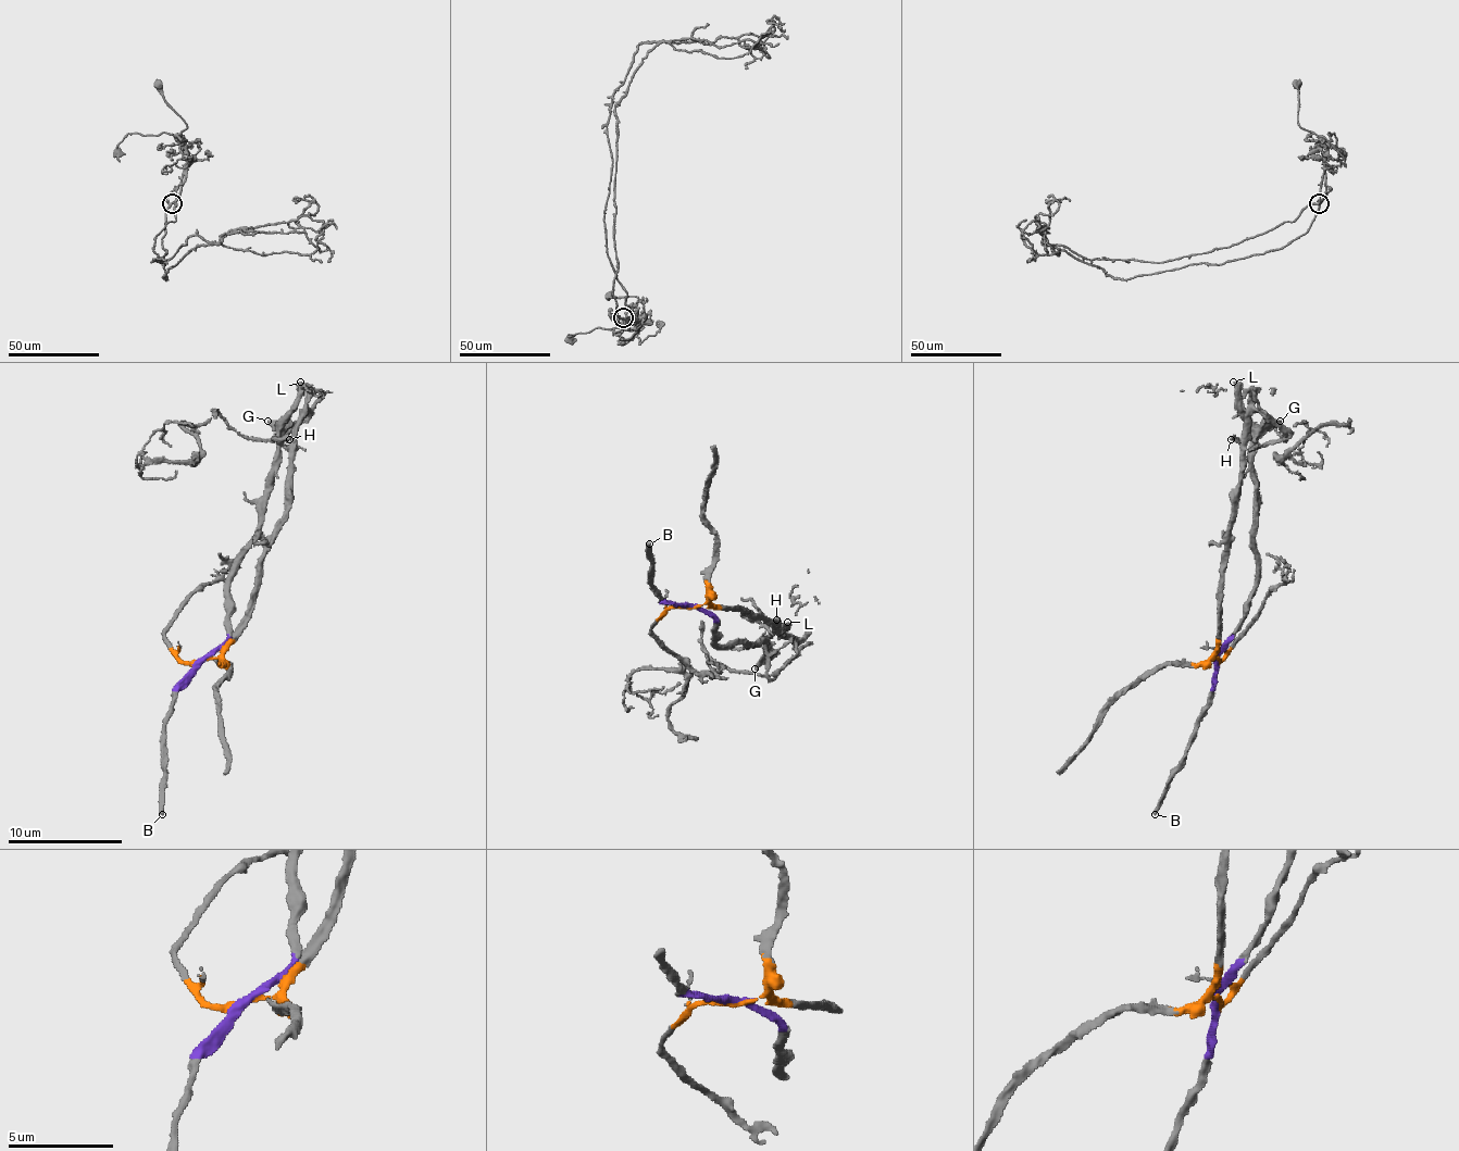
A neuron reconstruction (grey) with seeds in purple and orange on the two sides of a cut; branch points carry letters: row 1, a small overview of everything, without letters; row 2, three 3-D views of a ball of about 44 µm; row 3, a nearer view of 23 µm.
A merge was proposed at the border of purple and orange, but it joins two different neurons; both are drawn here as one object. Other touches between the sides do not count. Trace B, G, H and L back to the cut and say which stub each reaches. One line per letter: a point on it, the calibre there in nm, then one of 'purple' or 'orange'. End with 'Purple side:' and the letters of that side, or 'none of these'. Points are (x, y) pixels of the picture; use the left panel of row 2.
B: place (162, 814); calibre 280 nm; purple
G: place (267, 421); calibre 300 nm; purple
H: place (289, 439); calibre 260 nm; orange
L: place (300, 382); calibre 440 nm; purple
Purple side: B, G, L

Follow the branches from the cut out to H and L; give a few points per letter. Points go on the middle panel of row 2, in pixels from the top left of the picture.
H: (688, 607), (702, 604), (746, 610), (777, 629), (771, 629), (769, 627), (777, 618)
L: (688, 607), (700, 607), (714, 622), (718, 645), (765, 641), (788, 622)

